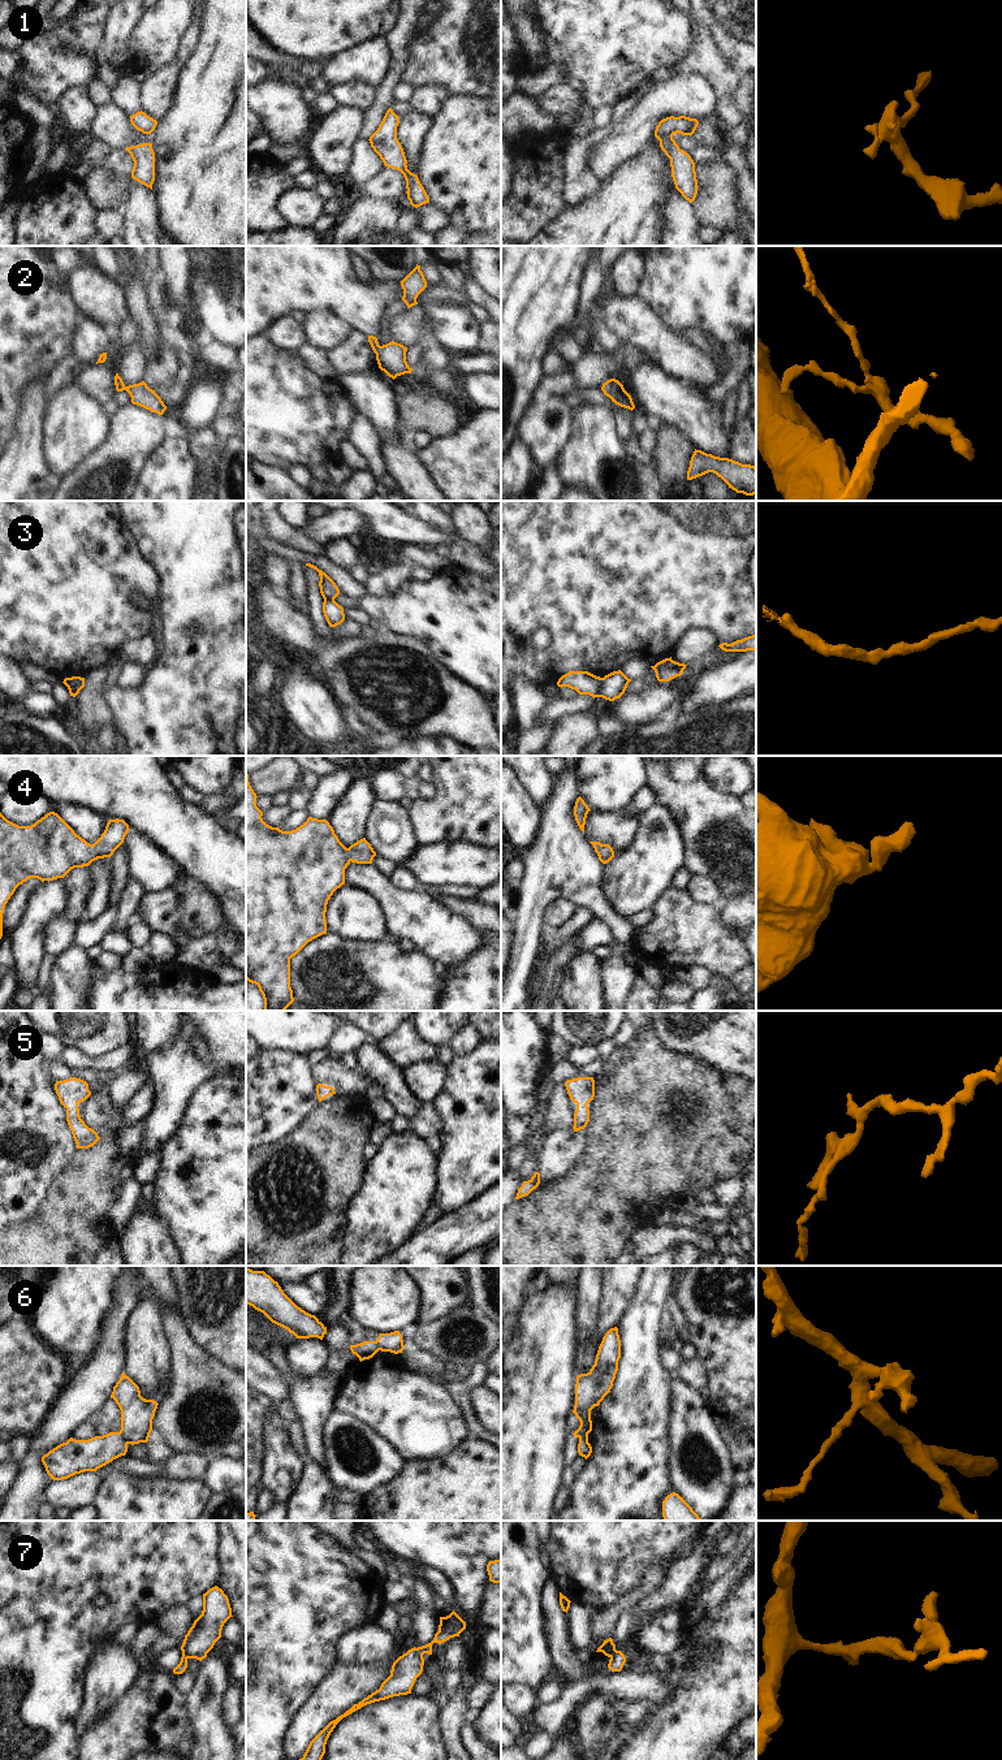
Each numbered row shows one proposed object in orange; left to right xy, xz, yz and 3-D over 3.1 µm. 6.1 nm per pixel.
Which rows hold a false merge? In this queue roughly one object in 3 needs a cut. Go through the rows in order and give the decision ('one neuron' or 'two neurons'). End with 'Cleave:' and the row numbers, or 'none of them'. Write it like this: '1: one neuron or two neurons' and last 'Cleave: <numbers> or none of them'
1: one neuron
2: one neuron
3: two neurons
4: one neuron
5: one neuron
6: two neurons
7: one neuron
Cleave: 3, 6

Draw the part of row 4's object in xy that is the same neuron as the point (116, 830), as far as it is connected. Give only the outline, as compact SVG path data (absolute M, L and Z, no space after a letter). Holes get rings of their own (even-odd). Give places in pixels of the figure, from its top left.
M55 812L31 826L18 826L0 813L0 939L5 904L20 885L30 878L64 878L74 868L111 857L129 830L124 820L109 820L102 836L90 844Z

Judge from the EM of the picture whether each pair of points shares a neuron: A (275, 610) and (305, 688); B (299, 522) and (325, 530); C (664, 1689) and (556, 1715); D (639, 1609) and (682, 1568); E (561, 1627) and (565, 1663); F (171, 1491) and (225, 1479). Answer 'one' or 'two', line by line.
A: two
B: two
C: one
D: one
E: one
F: two

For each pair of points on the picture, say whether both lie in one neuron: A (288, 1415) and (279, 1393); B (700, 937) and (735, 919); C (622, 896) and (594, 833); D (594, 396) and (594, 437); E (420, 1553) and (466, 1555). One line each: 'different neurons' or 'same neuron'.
A: different neurons
B: different neurons
C: different neurons
D: different neurons
E: same neuron

